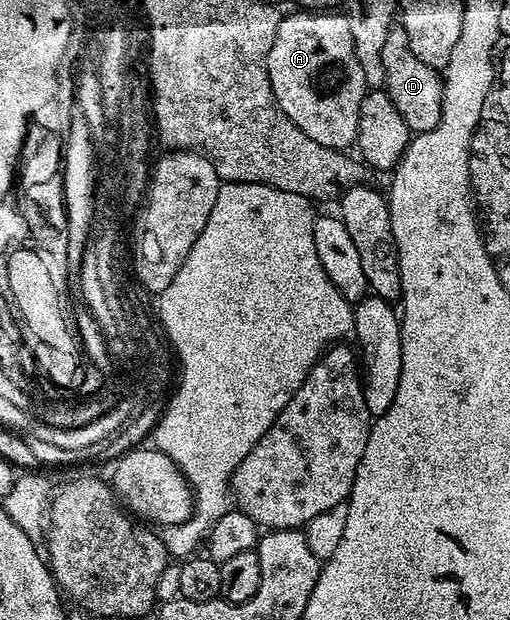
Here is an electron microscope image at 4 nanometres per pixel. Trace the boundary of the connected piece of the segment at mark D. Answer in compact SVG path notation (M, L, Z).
M399 26L390 28L387 42L383 44L383 70L385 71L384 91L389 93L391 102L395 102L395 110L403 114L403 122L407 122L410 133L426 132L436 126L445 101L442 73L413 52L405 31Z

